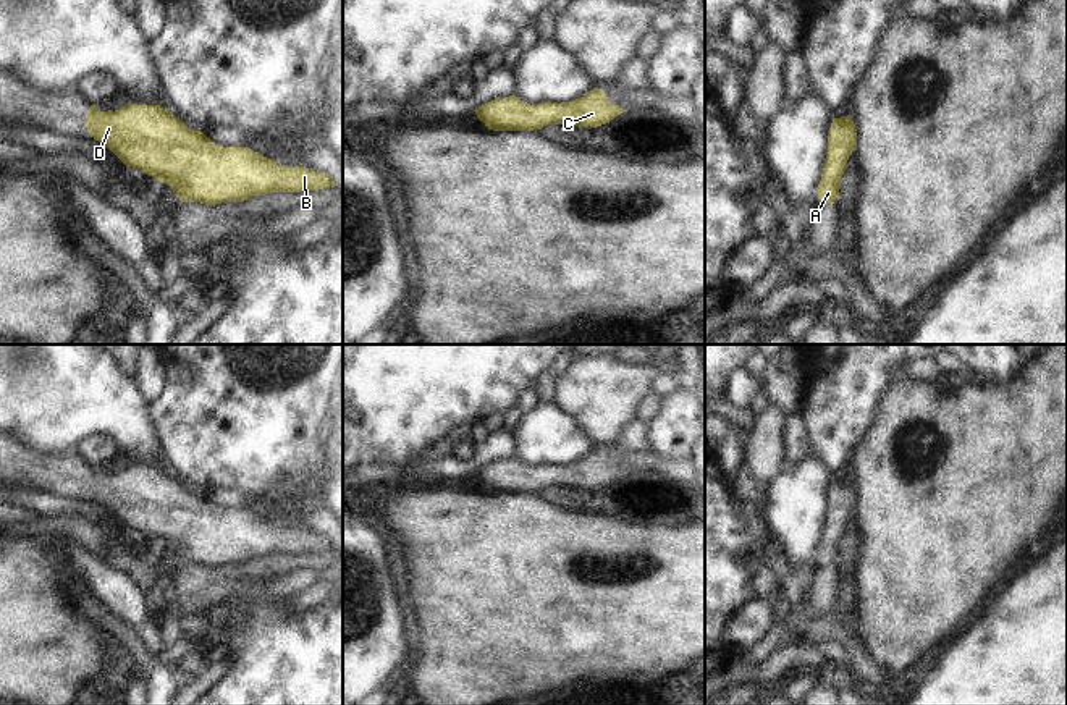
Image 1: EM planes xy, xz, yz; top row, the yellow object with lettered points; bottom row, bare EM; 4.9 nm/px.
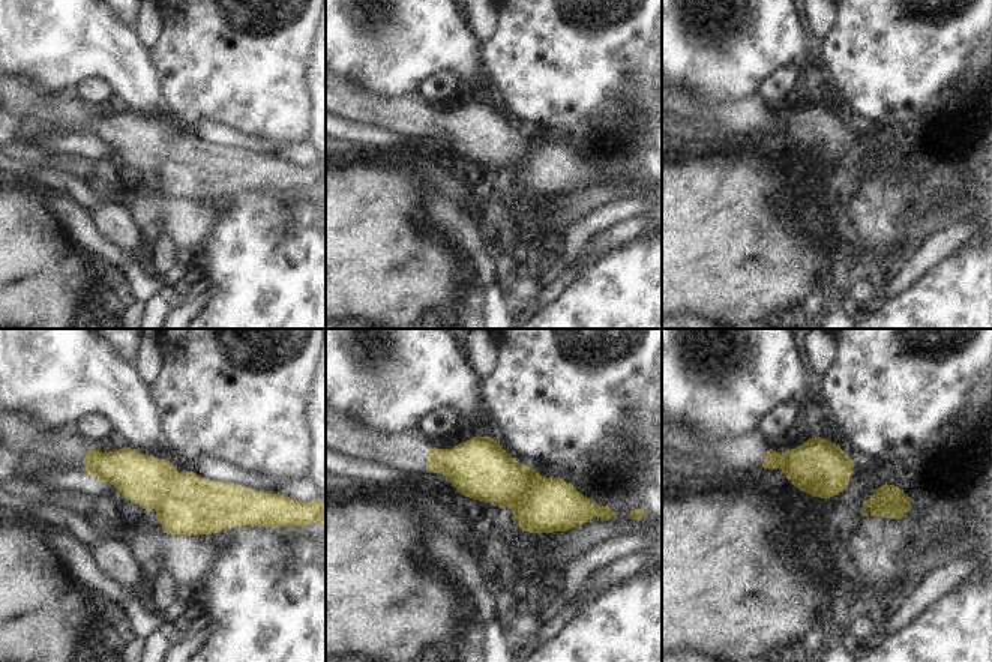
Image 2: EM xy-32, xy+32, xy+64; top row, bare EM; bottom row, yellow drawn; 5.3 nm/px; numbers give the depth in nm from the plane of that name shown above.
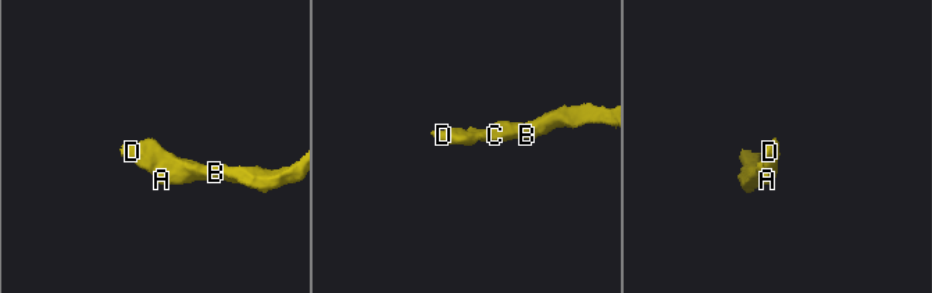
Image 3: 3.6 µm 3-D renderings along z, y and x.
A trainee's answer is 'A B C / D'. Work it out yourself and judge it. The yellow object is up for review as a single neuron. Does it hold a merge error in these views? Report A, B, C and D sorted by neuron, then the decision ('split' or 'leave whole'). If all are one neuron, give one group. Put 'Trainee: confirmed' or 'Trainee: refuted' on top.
Trainee: refuted
groups A B C D; leave whole

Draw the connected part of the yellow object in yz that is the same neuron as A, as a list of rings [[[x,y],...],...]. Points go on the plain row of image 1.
[[[852,479],[833,480],[828,495],[828,516],[821,543],[816,550],[820,566],[834,566],[841,551],[841,540],[847,530],[847,522],[857,509],[857,492]]]

